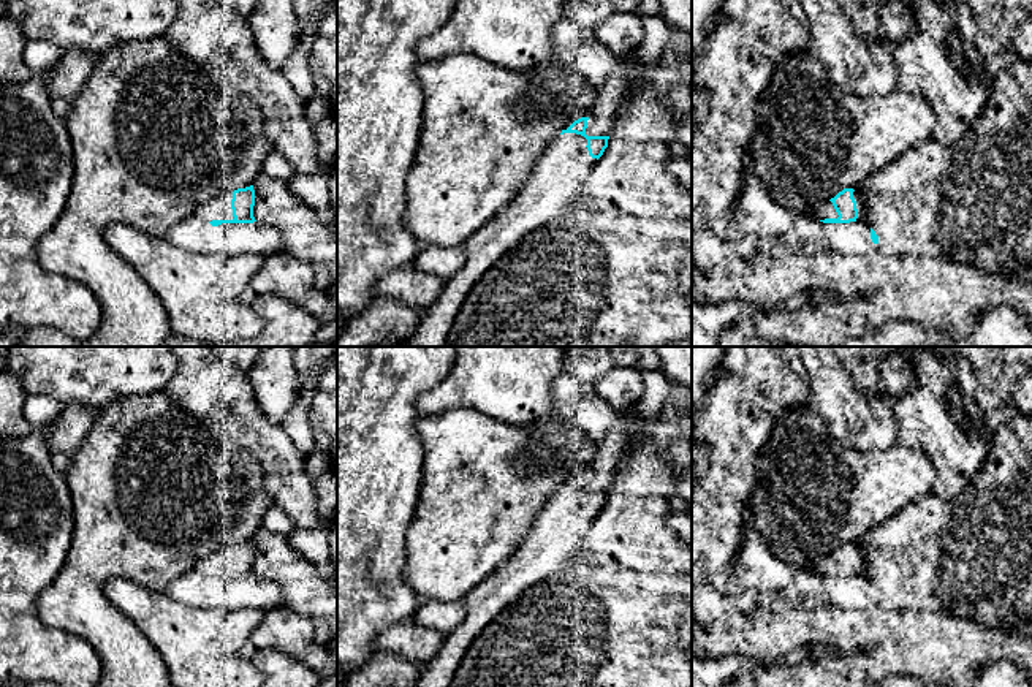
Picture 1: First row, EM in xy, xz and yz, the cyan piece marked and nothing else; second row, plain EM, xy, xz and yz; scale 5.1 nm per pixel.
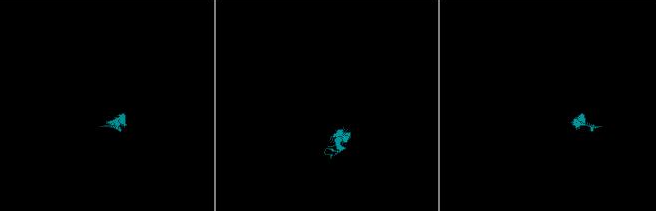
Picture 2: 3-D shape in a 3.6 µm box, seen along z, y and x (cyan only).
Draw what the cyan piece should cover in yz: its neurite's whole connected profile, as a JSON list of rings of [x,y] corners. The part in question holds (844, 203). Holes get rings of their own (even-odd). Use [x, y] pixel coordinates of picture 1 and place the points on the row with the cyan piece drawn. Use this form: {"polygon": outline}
{"polygon": [[[844,188],[829,201],[821,201],[815,207],[807,209],[804,215],[823,223],[866,222],[867,201],[858,190]]]}

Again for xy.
{"polygon": [[[253,185],[237,188],[233,193],[217,196],[195,209],[195,215],[212,226],[222,223],[253,223],[255,190]]]}

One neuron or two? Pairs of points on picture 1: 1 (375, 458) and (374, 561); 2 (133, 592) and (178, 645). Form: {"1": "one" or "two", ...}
{"1": "one", "2": "one"}

